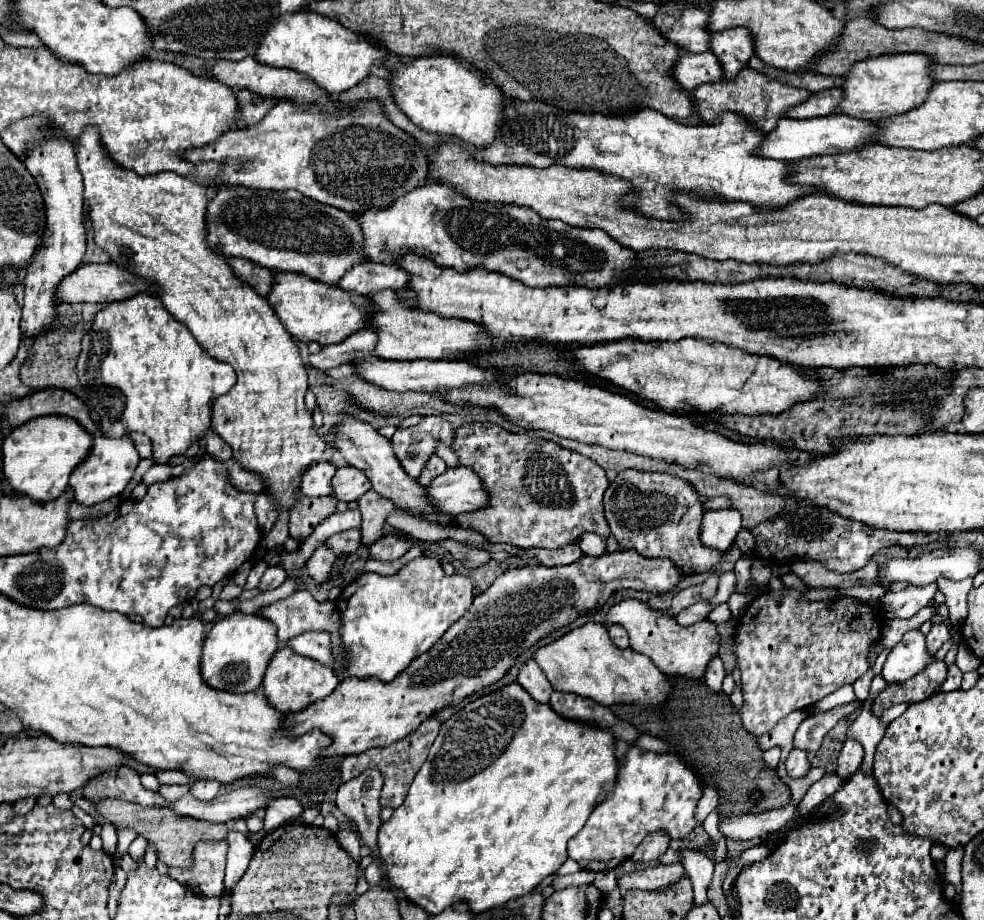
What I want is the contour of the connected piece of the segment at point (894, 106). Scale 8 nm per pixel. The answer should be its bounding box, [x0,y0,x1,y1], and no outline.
[837,54,937,120]

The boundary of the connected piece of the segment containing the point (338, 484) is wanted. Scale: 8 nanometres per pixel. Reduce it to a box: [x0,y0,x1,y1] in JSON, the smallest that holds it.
[331,466,371,502]

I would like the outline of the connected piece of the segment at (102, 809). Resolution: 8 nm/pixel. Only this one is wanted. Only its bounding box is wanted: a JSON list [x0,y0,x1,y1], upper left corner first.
[93,798,227,866]

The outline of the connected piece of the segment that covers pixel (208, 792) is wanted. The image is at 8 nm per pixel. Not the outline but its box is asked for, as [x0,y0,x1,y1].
[191,780,219,800]

